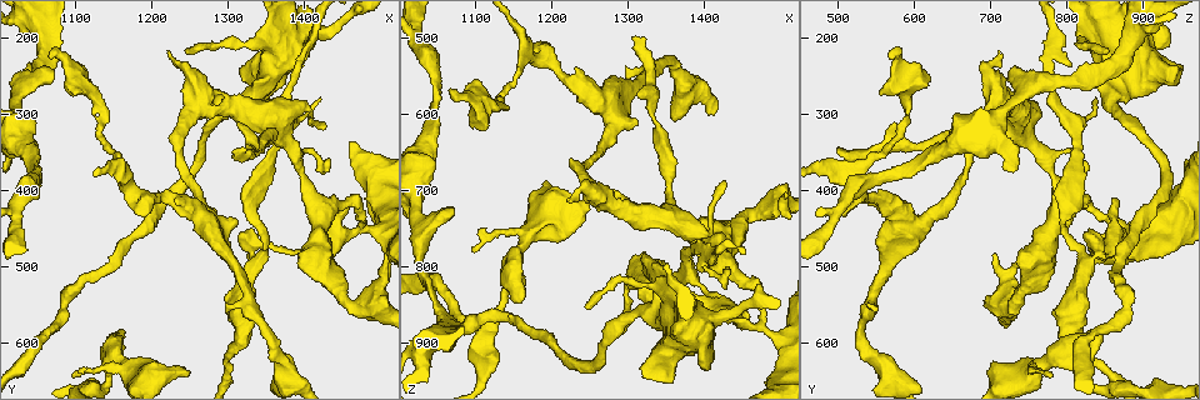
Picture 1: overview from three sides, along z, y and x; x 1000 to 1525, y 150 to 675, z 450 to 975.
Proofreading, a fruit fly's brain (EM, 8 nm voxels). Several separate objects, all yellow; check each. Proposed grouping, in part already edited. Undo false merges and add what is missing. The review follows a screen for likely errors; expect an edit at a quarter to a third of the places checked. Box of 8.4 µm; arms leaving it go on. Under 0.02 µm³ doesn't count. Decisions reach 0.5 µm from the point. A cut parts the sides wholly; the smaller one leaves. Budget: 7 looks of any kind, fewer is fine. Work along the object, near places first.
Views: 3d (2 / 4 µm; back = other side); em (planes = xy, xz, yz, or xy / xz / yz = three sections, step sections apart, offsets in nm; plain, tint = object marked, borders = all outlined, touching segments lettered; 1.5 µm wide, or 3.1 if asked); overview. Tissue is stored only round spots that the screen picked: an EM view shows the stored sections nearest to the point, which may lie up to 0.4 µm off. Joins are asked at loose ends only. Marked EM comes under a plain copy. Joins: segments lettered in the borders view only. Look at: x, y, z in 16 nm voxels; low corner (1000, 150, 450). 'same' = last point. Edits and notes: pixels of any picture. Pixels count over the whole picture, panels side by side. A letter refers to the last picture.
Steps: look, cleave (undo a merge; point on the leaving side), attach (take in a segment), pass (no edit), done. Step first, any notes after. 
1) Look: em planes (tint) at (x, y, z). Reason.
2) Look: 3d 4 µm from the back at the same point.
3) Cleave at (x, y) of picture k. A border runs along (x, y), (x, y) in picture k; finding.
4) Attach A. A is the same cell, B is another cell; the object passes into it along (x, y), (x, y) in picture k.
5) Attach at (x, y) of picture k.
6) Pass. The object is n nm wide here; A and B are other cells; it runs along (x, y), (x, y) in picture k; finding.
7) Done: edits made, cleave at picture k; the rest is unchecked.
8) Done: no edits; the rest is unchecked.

Look: em xy step 4 (borders) at (1295, 555, 550). An open end.

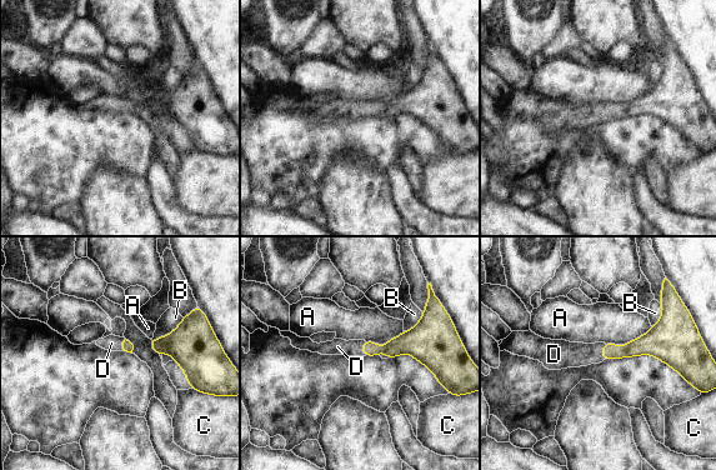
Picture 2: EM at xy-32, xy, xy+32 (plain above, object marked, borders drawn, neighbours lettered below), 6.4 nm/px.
Attach D. D is the same cell, A, B and C are other cells; the object passes into it along (636, 348), (602, 351), (564, 354) in picture 2; it goes on there.

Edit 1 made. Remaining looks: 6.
Look: overview.

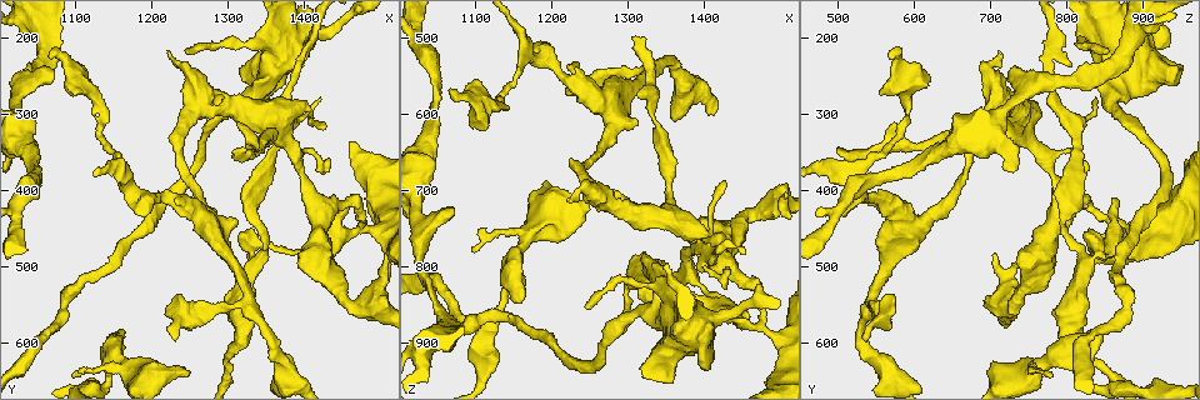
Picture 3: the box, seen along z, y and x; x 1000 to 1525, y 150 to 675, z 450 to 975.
Look: em planes (borders) at (1250, 215, 860). Branch stops here.

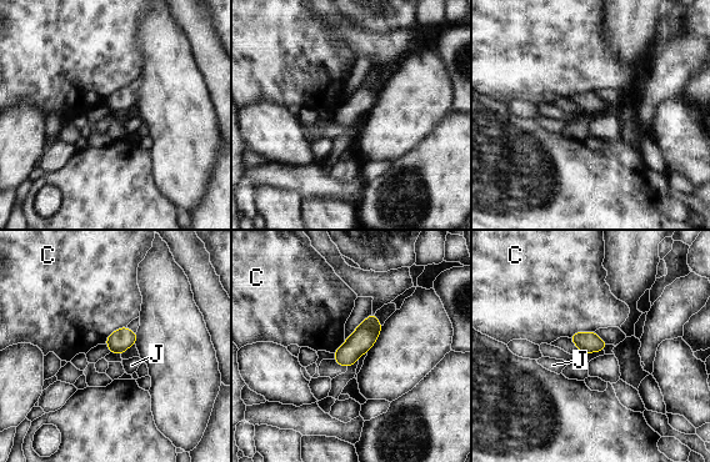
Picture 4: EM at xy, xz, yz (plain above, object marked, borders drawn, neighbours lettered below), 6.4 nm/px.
Pass. C and J are other cells; a border runs along (126, 325), (114, 330), (104, 344) in picture 4; no lettered segment goes on from it.

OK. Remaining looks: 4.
Look: em planes (borders) at (1110, 255, 625). Branch stops here.

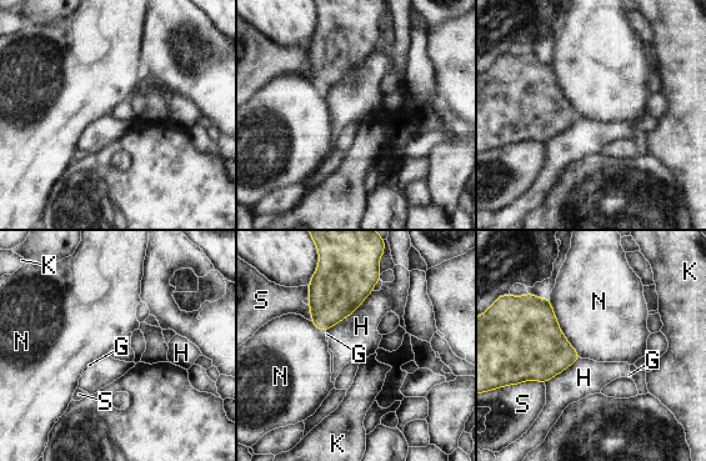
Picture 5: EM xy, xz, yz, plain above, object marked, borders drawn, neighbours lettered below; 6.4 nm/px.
Pass. The longest contact is with N, 440 nm; G, H, K, N and S are other cells; a border runs along (549, 297), (557, 326), (581, 357) in picture 5; no lettered segment goes on from it.

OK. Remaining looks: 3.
Done: edits made, attach at picture 2; the rest is unchecked.

